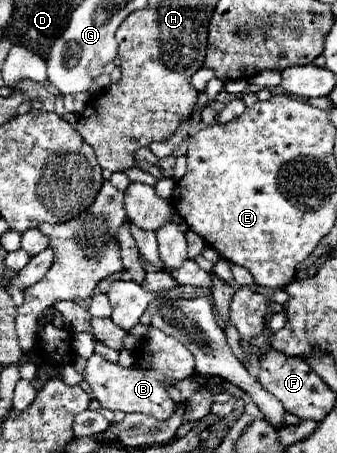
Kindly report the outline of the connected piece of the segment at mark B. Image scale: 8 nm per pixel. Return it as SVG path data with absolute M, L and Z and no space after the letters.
M151 333L145 337L139 349L135 349L135 365L125 369L121 365L103 365L103 357L91 355L87 359L83 379L89 383L95 399L103 409L123 411L123 413L147 413L155 419L167 419L175 412L177 404L165 391L165 385L173 385L179 379L185 379L195 373L195 359L181 341L165 335Z

